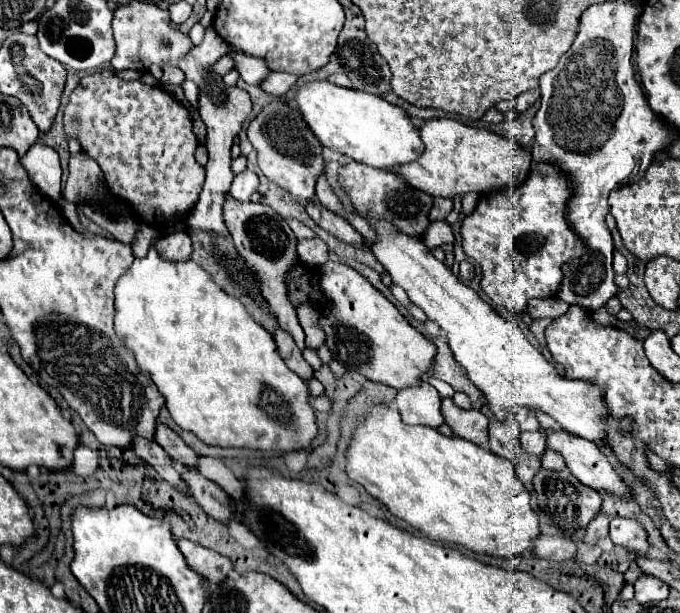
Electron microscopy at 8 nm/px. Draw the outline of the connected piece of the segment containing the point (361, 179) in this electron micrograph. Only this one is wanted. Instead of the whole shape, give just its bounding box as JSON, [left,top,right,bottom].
[339,162,433,238]

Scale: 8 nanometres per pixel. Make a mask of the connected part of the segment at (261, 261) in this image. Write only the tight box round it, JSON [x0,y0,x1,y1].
[225,196,305,350]

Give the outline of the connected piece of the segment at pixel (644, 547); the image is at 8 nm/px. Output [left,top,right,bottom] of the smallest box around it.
[609,518,649,554]

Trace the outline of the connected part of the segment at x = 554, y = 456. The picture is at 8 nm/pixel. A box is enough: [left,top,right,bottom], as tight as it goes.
[541,450,565,470]

